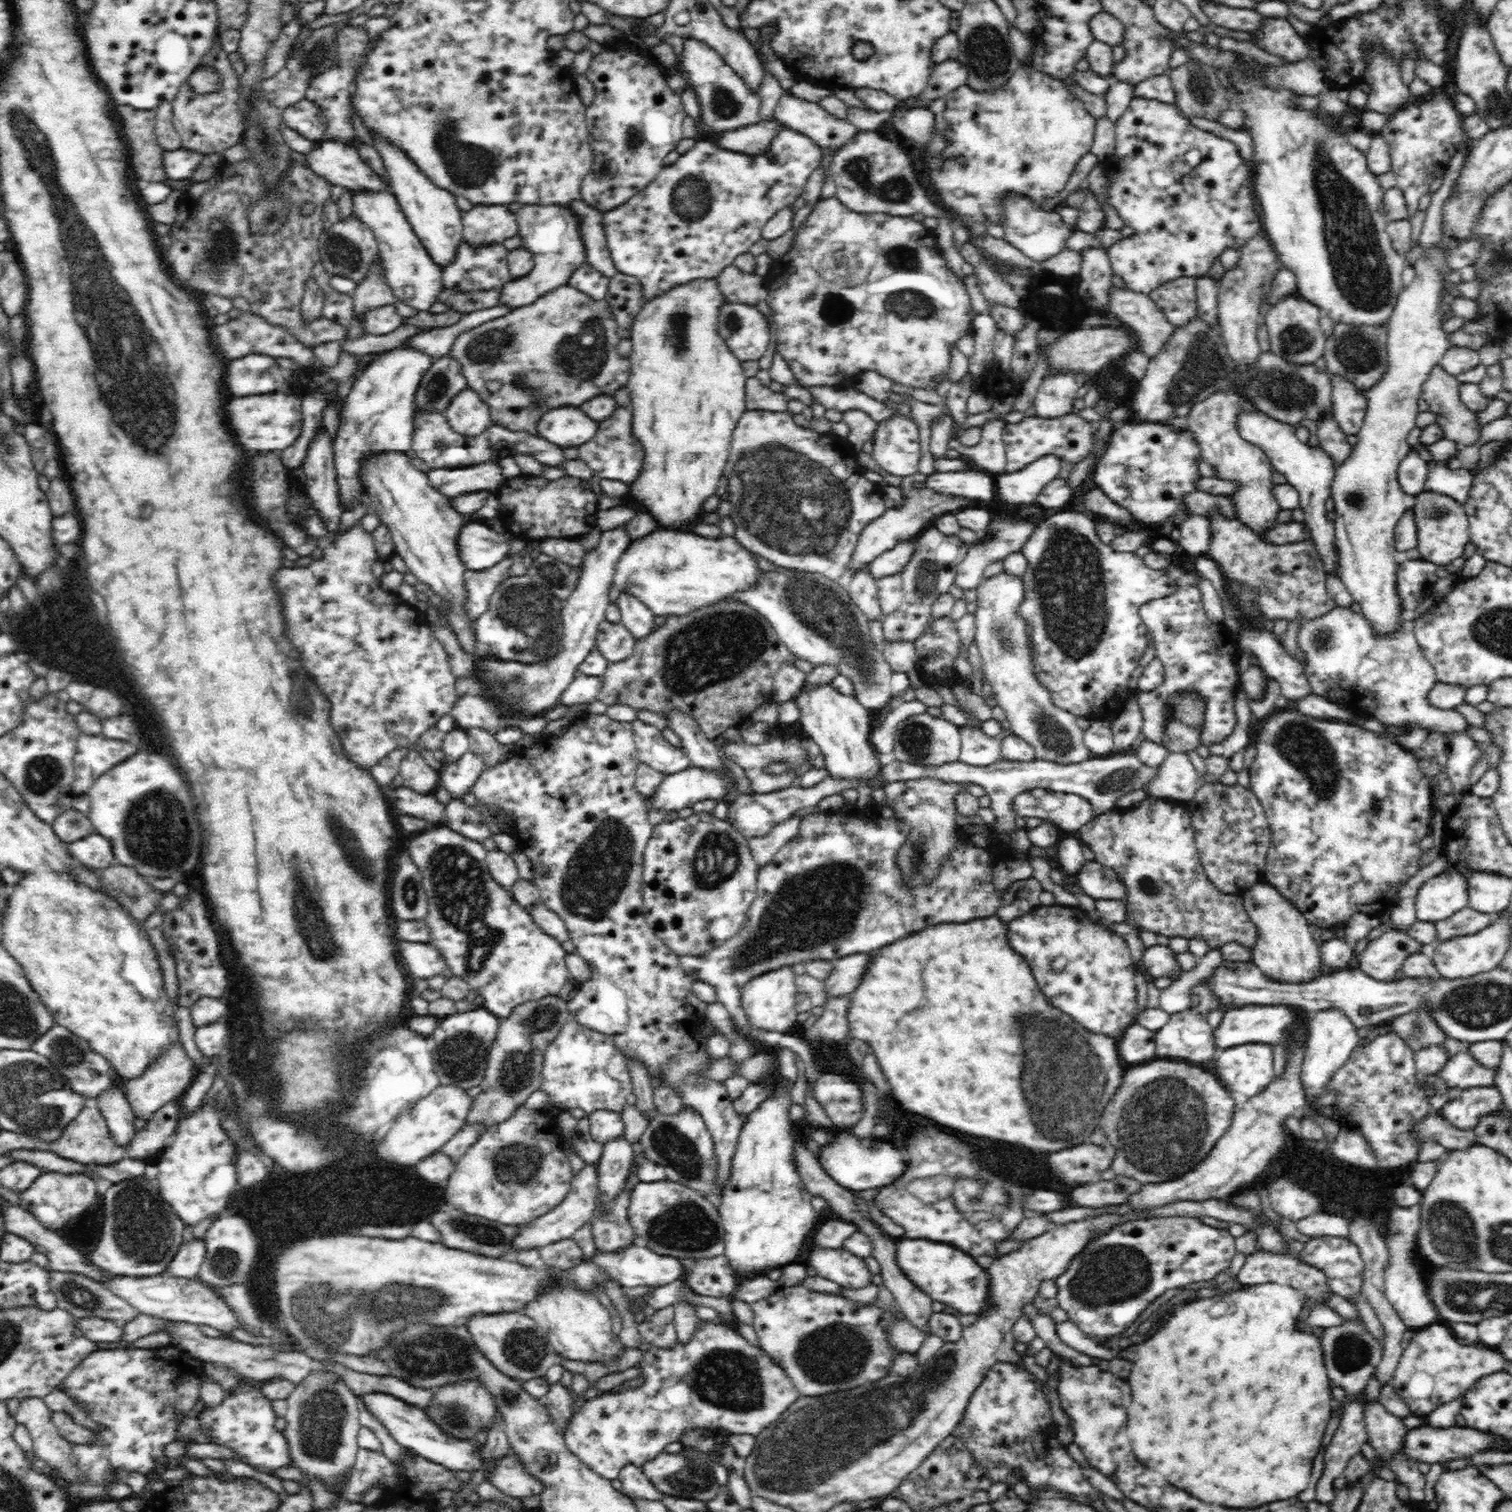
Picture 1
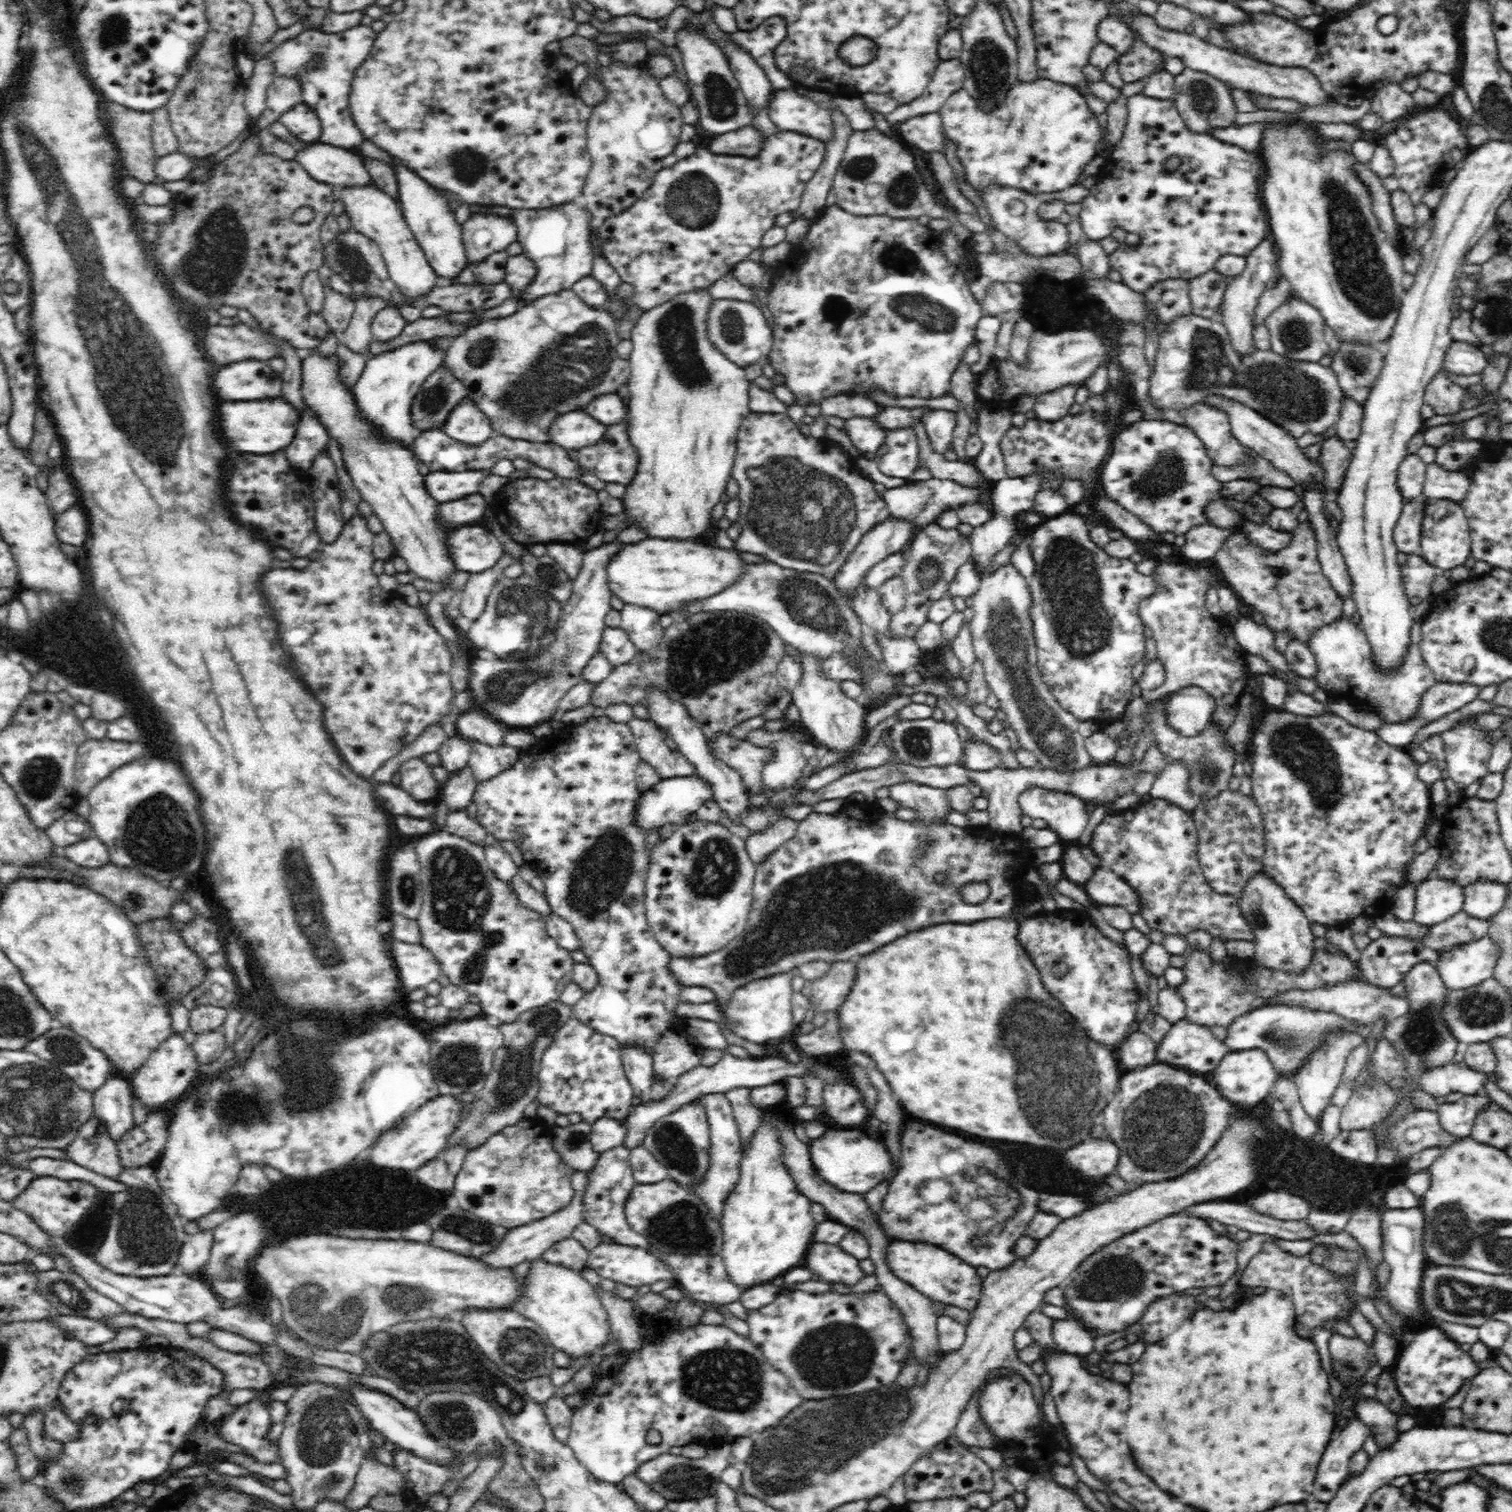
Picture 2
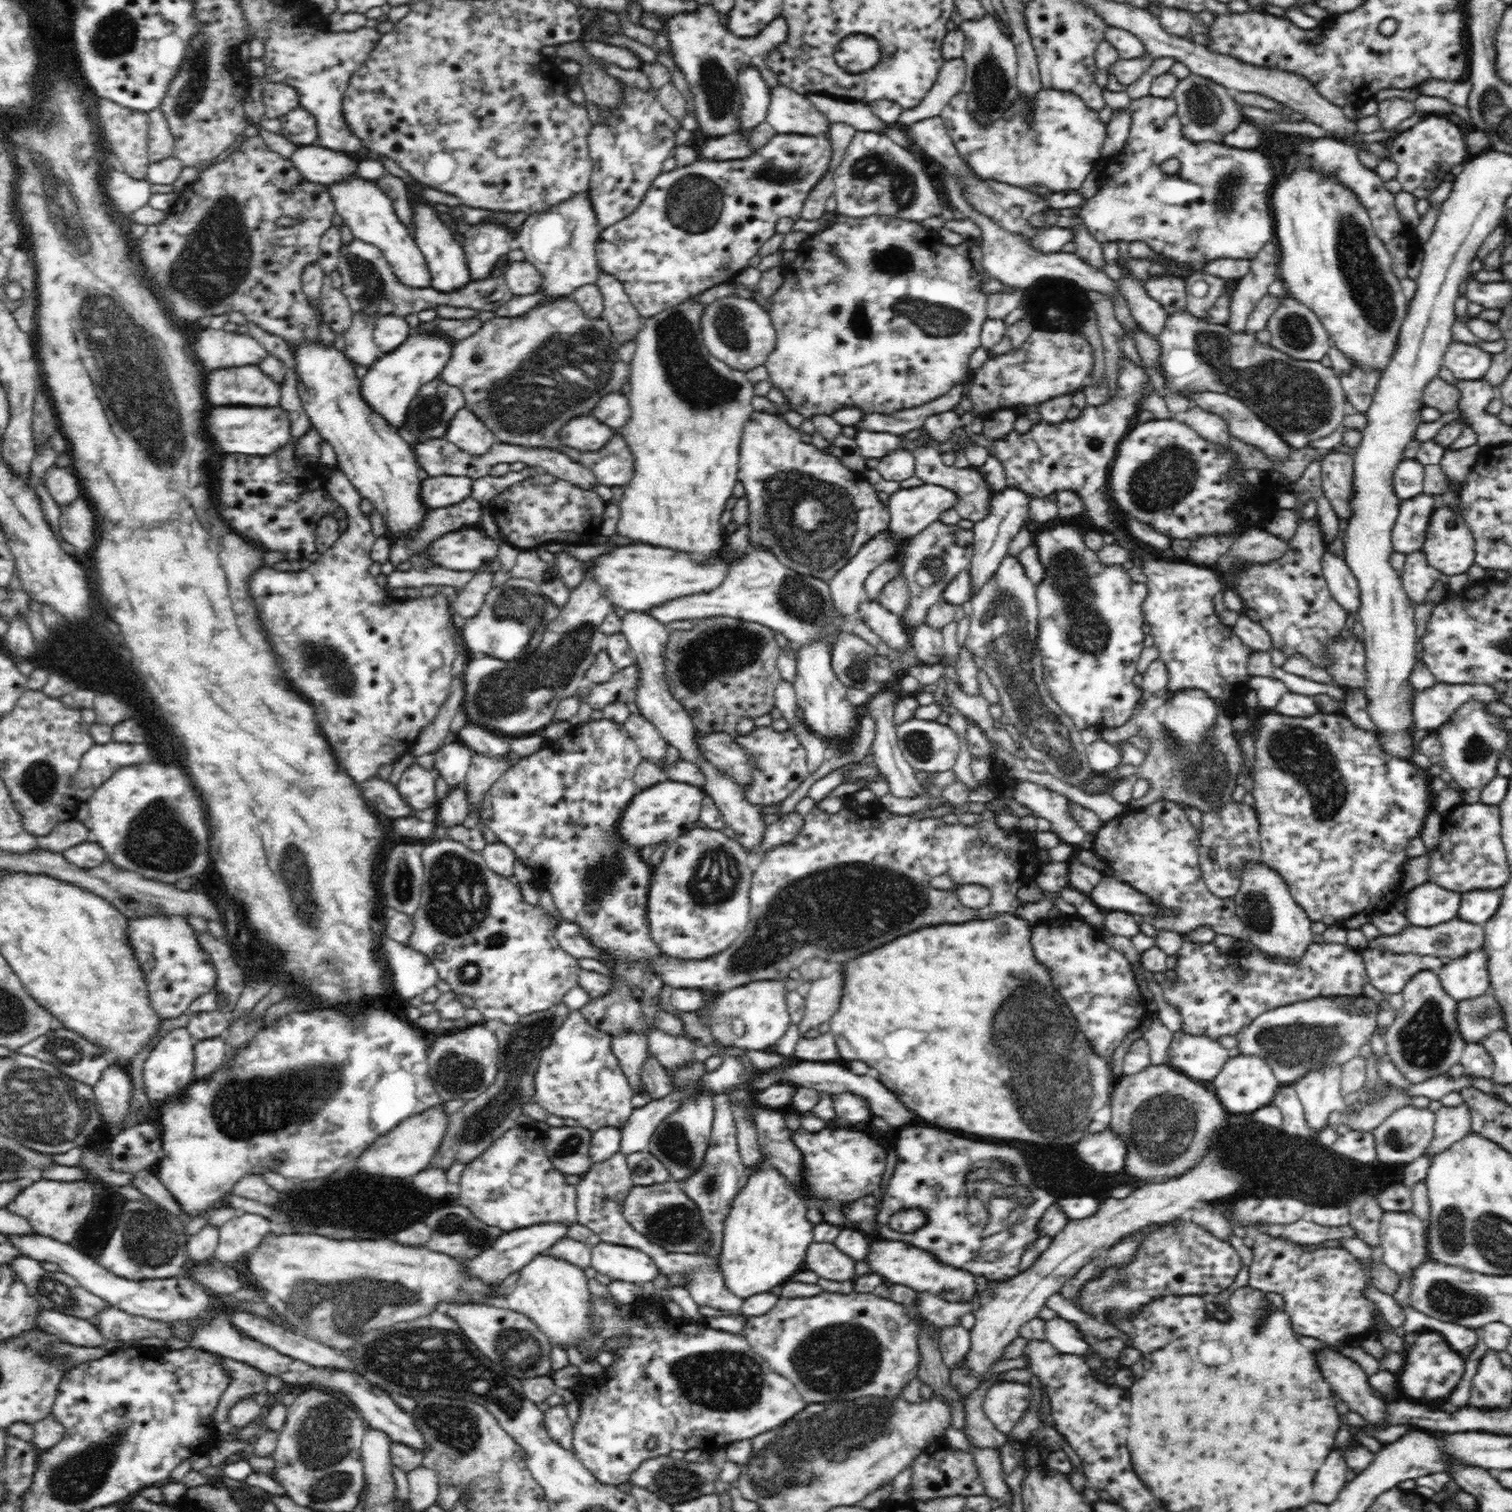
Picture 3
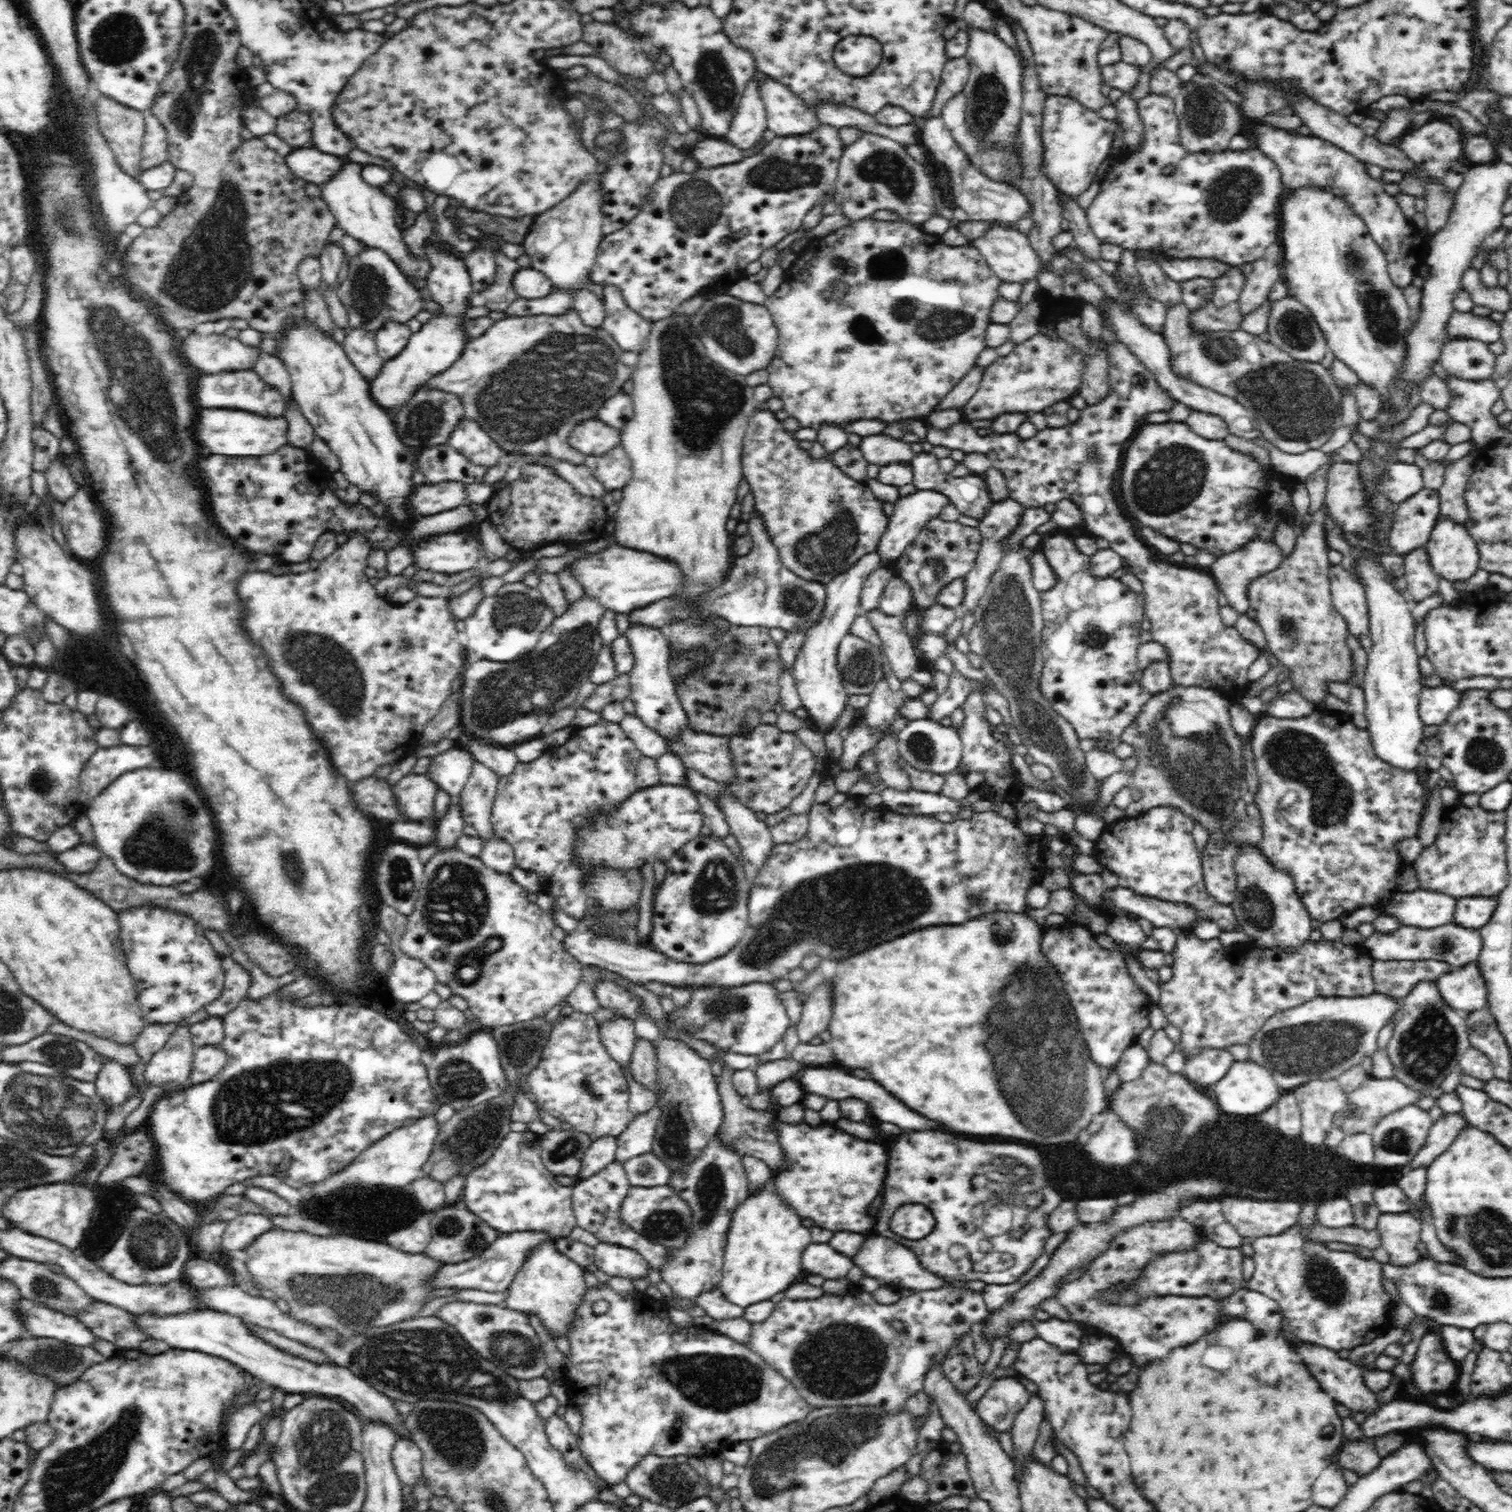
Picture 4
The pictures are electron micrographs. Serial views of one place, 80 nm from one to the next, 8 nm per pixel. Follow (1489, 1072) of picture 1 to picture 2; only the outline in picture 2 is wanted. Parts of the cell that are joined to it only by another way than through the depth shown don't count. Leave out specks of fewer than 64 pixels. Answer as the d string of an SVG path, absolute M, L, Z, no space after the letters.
M1450 1063L1443 1067L1436 1067L1421 1074L1416 1088L1432 1097L1445 1097L1450 1092L1463 1092L1474 1095L1482 1091L1484 1082L1489 1080L1486 1073L1476 1072L1464 1063L1460 1065Z

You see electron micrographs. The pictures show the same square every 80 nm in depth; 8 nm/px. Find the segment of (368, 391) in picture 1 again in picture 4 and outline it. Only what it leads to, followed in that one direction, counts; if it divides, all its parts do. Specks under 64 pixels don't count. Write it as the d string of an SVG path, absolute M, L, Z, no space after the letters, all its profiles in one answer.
M436 246L426 248L426 254L431 264L426 292L440 305L441 312L432 315L419 331L412 333L408 346L394 360L384 362L379 374L376 374L376 378L369 384L371 397L392 419L396 418L396 414L411 400L420 386L457 362L461 354L464 354L466 344L471 341L465 328L466 322L470 322L467 320L466 312L472 308L470 297L474 290L466 263L458 260L456 256L438 254Z

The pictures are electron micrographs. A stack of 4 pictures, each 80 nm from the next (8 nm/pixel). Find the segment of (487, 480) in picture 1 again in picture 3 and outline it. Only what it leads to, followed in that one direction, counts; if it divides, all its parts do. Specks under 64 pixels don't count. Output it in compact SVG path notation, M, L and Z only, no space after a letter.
M442 475L421 482L420 494L427 511L446 508L471 496L473 480L468 477Z

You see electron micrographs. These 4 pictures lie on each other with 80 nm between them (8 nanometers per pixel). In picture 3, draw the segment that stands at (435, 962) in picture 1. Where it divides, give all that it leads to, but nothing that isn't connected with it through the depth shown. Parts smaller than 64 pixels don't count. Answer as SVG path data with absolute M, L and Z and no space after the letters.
M382 935L380 944L388 961L388 973L392 974L395 993L406 1001L422 996L438 982L438 971L425 954L387 935Z

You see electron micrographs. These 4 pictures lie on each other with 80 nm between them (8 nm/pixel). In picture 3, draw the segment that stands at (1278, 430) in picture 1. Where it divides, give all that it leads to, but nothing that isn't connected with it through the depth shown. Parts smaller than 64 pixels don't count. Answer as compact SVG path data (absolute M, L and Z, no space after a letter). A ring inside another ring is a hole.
M1204 390L1204 392L1201 393L1191 394L1188 400L1191 402L1192 406L1198 406L1203 408L1205 412L1222 418L1230 429L1229 436L1235 436L1235 438L1246 442L1246 444L1258 446L1272 461L1278 460L1278 458L1279 460L1287 458L1290 447L1284 444L1283 438L1280 437L1279 434L1274 433L1274 430L1271 430L1265 422L1260 420L1259 417L1252 412L1251 408L1246 406L1246 403L1240 401L1239 397L1234 398L1229 394ZM1326 550L1322 558L1322 570L1332 597L1343 607L1346 614L1358 618L1360 608L1360 587L1356 577L1344 562L1344 558L1334 556Z

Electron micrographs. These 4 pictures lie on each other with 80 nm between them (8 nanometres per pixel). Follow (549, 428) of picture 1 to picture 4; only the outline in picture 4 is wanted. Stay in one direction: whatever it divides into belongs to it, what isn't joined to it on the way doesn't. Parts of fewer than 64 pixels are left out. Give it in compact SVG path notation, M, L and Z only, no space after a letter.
M588 419L571 431L569 444L584 455L603 455L622 445L621 431L597 419Z

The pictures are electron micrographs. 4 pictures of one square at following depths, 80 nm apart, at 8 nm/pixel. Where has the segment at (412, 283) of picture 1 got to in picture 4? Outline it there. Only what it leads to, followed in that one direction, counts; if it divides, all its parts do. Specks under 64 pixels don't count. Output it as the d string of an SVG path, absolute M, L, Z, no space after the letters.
M346 162L334 177L320 185L320 194L334 217L334 224L344 230L346 235L362 241L368 247L386 252L405 276L428 279L431 271L429 261L416 259L404 244L403 231L396 219L397 201L386 195L381 187L372 186L362 179L364 167L361 163Z

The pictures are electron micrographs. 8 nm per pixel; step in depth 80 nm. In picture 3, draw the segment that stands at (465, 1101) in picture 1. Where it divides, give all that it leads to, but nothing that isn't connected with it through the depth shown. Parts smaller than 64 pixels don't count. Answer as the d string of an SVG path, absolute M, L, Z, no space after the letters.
M436 1105L421 1111L420 1114L412 1115L400 1122L394 1130L385 1135L379 1135L372 1146L358 1158L356 1170L362 1174L372 1174L382 1178L410 1178L428 1169L428 1162L439 1149L446 1126L448 1126L448 1116L444 1114L444 1106Z

